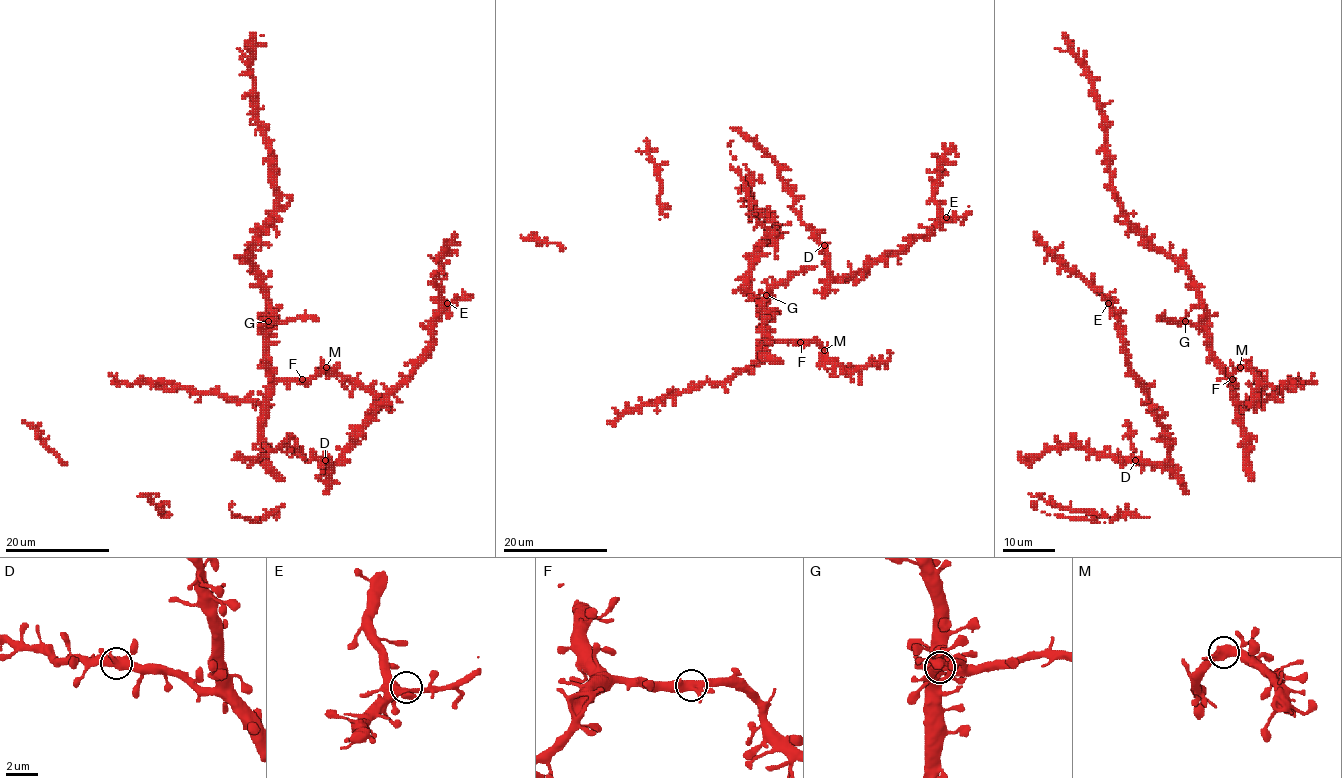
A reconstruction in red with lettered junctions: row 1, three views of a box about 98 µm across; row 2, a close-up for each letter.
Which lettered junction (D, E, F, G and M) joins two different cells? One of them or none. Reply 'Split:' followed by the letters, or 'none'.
Split: none

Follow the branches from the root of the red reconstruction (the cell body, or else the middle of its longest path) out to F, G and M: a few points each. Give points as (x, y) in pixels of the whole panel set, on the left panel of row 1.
F: (270, 469), (264, 438), (265, 403), (278, 380), (302, 379)
G: (270, 469), (264, 438), (265, 399), (269, 387), (265, 327), (268, 321)
M: (270, 469), (265, 450), (264, 413), (272, 387), (278, 380), (314, 379), (325, 367)

